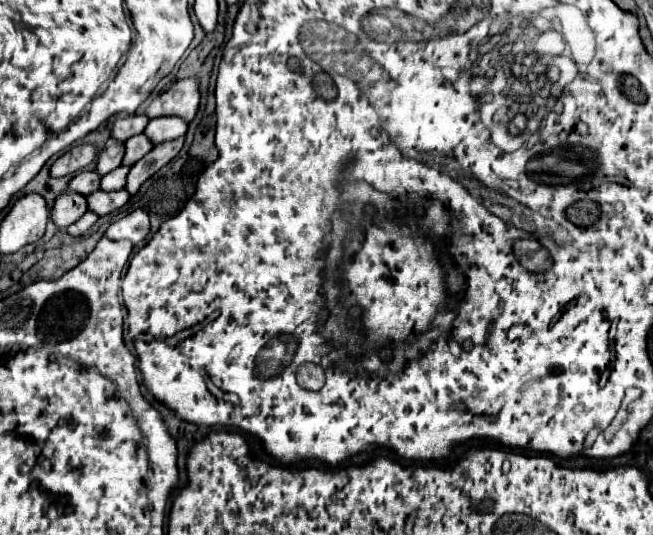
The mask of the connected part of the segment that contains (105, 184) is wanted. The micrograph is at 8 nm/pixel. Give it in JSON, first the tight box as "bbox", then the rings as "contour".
{"bbox":[100,167,130,191],"contour":[[[118,167],[118,169],[110,171],[108,175],[104,175],[100,189],[106,189],[106,191],[118,191],[118,189],[122,189],[124,181],[126,181],[126,175],[128,175],[128,169],[130,167]]]}

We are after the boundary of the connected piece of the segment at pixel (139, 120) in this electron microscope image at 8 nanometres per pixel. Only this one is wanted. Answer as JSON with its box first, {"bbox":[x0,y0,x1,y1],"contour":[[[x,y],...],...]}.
{"bbox":[112,113,148,141],"contour":[[[138,113],[138,115],[126,115],[122,119],[118,119],[112,127],[112,137],[116,141],[128,141],[134,135],[140,135],[144,131],[144,127],[148,125],[148,117]]]}

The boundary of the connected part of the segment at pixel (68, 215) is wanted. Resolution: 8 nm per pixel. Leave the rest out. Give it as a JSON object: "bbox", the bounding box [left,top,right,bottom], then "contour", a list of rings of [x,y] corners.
{"bbox":[50,191,88,229],"contour":[[[64,191],[62,195],[58,195],[58,199],[50,211],[50,219],[58,229],[66,229],[74,221],[78,221],[86,211],[88,211],[86,197],[82,197],[78,193]]]}

